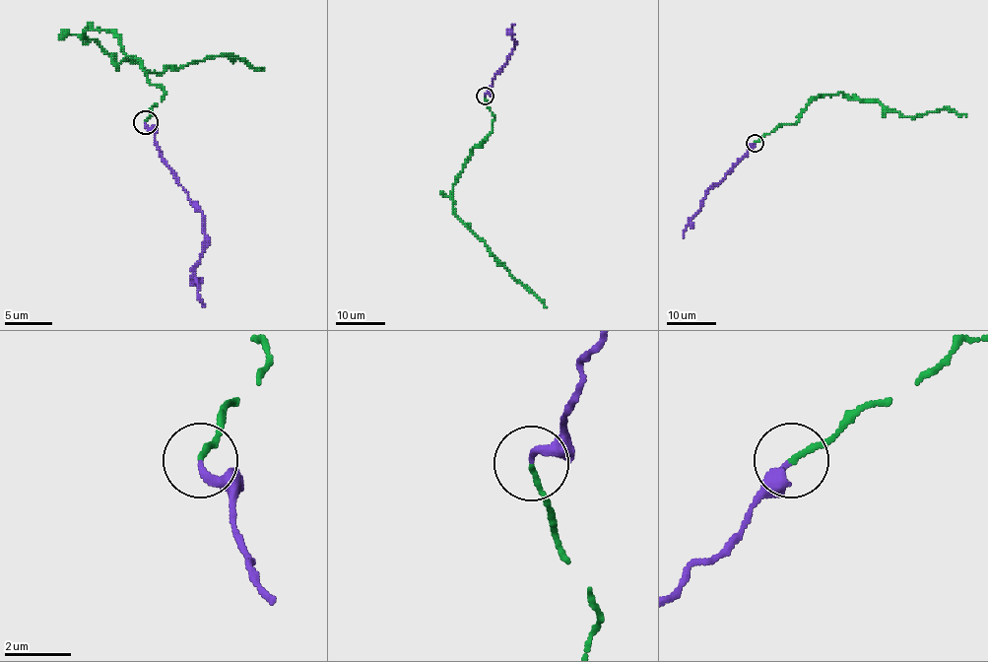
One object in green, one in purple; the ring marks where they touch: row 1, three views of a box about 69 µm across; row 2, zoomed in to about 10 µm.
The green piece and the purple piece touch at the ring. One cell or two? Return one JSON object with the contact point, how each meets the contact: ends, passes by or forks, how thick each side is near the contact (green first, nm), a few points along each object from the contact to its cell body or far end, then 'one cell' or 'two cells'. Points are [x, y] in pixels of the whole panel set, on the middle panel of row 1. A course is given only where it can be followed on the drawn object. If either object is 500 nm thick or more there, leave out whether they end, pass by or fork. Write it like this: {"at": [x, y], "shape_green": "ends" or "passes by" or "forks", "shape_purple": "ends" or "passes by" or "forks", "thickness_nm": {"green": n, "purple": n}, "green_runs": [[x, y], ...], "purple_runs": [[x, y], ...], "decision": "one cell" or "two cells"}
{"at": [485, 96], "shape_green": "ends", "shape_purple": "ends", "thickness_nm": {"green": 150, "purple": 240}, "green_runs": [[484, 95], [493, 113], [492, 133], [479, 147], [473, 148], [456, 181], [451, 192], [453, 213], [546, 306]], "purple_runs": [[484, 95], [513, 49], [515, 40], [510, 29], [515, 25]], "decision": "one cell"}

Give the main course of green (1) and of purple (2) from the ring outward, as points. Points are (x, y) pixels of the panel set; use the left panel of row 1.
1: (145, 123), (164, 90), (121, 36), (90, 25), (81, 36), (150, 73), (209, 56), (264, 70)
2: (145, 123), (155, 132), (159, 156), (202, 214), (204, 251), (195, 268), (195, 283), (204, 306)

